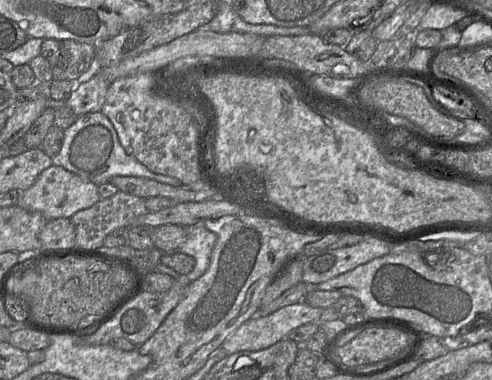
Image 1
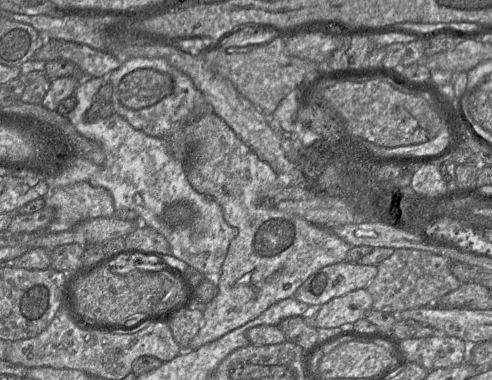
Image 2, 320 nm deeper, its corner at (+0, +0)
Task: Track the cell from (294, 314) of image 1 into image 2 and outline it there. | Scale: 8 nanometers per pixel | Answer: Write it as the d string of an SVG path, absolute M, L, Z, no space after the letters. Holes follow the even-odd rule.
M365 288L357 289L333 298L319 307L308 306L302 317L308 325L316 329L344 328L364 318L373 309L372 305L371 294Z

